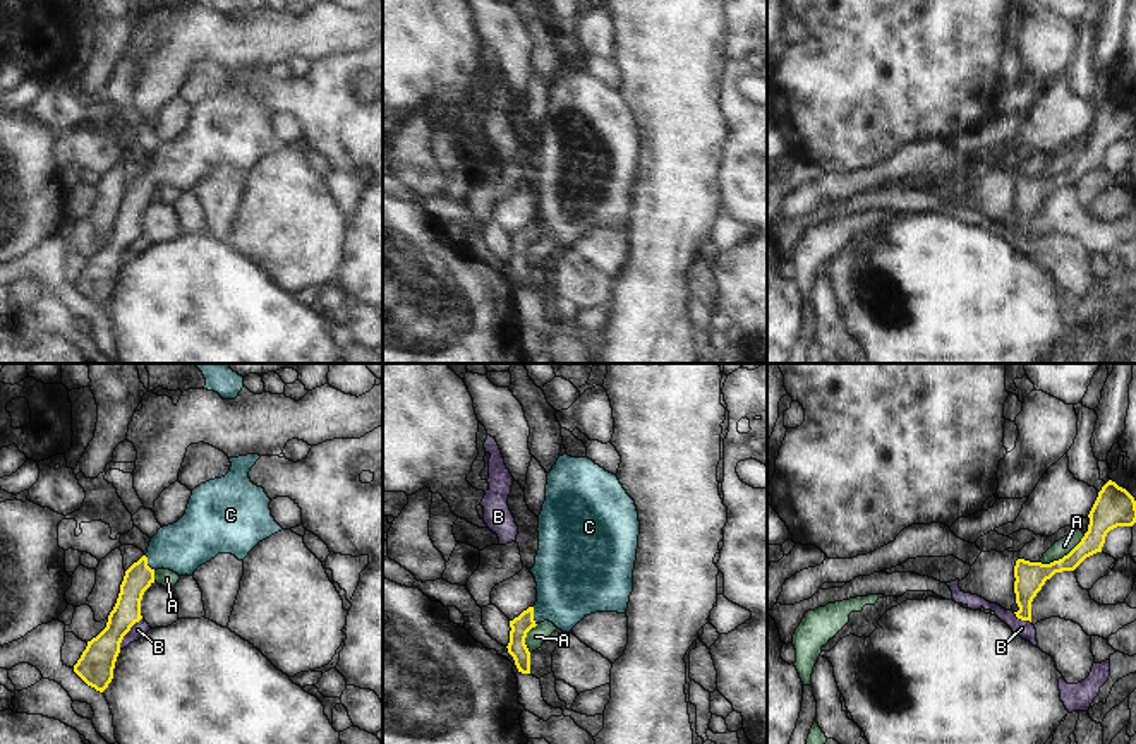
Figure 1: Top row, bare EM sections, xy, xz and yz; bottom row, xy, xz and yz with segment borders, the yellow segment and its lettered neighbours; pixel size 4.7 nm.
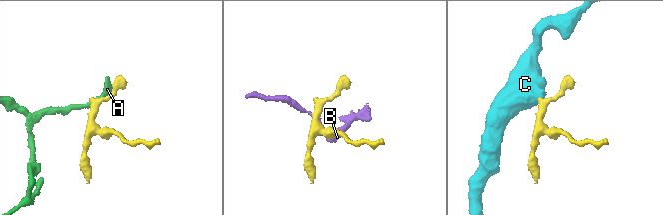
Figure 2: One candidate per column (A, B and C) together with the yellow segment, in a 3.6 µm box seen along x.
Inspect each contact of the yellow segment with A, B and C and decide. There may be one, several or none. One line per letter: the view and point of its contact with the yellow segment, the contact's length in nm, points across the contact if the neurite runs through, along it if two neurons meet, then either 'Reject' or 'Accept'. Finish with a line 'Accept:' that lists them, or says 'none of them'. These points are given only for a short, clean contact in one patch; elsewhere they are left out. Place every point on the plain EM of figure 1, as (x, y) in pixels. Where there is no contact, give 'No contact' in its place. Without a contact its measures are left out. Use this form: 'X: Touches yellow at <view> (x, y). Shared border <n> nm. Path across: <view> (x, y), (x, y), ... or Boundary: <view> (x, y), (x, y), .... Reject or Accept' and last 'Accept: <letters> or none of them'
A: Touches yellow at yz (1064, 172). Shared border 260 nm. Boundary: yz (1085, 150), (1061, 174), (1039, 179). Reject
B: Touches yellow at xy (127, 247). Shared border 190 nm. Boundary: xy (141, 234), (124, 252), (119, 264). Reject
C: Touches yellow at xz (532, 232). Shared border 90 nm. Path across: xz (524, 239), (532, 232), (546, 225), (574, 198). Accept
Accept: C

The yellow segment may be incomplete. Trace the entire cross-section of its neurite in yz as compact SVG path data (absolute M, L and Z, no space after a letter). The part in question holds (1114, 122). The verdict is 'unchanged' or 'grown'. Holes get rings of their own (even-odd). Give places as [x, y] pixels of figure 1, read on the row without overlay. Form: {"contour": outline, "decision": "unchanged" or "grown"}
{"contour": "M1109 96L1088 130L1088 147L1081 158L1062 175L1050 180L1018 175L1014 182L1014 209L1019 223L1016 230L1021 237L1031 238L1031 218L1047 195L1055 189L1074 187L1086 173L1102 168L1105 153L1117 142L1133 142L1136 139L1134 113L1115 98Z", "decision": "unchanged"}

